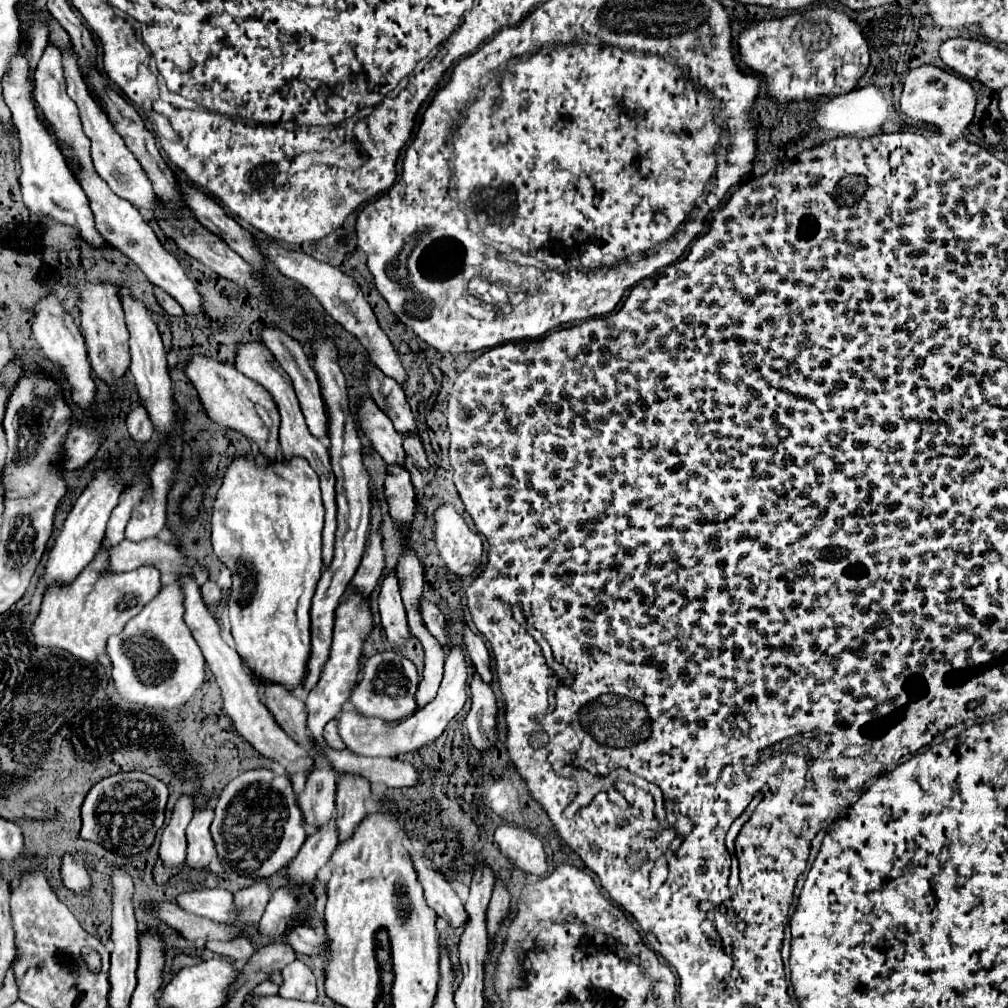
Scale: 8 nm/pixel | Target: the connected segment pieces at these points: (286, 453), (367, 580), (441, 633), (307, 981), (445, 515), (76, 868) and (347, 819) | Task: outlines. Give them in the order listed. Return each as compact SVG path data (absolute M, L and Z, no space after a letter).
M246 342L238 346L238 356L236 356L236 368L238 372L242 372L244 376L252 378L254 382L258 382L262 388L266 388L280 412L280 450L282 450L282 458L288 462L292 458L304 458L308 460L308 464L312 466L312 470L318 474L320 478L320 490L322 490L322 502L326 508L326 526L324 526L324 540L322 540L322 556L324 556L324 566L328 568L332 564L334 558L334 534L336 534L336 500L334 500L334 472L332 472L332 464L330 464L330 454L328 454L328 446L320 440L316 440L310 432L308 426L304 422L304 416L300 412L298 406L298 398L294 394L292 388L292 380L288 380L288 376L284 376L284 372L280 372L280 366L276 366L276 360L272 356L272 352L268 352L268 348L262 342Z
M374 504L372 508L372 532L368 538L368 546L366 546L366 554L352 578L352 584L356 588L360 588L360 592L364 592L366 596L370 596L376 588L376 582L384 570L384 552L382 552L382 534L378 532L378 524L380 524L380 508L378 504Z
M422 598L422 600L418 602L418 612L420 612L422 622L424 622L424 626L428 628L428 632L440 642L440 646L442 646L444 650L448 650L450 638L446 636L446 630L444 630L444 616L442 616L440 610L436 608L436 604L432 604L430 600Z
M294 960L282 972L280 996L283 998L296 998L296 1000L316 1000L316 978L306 964Z
M440 504L436 510L434 510L434 542L436 542L436 548L440 552L440 558L444 560L446 568L458 576L466 576L466 574L472 574L476 570L476 566L480 564L480 558L482 558L482 540L478 534L474 534L464 518L454 510L452 504Z
M64 856L62 860L62 878L64 878L64 884L76 894L84 894L90 886L90 878L84 864L76 862L76 858L72 856Z
M342 776L336 790L336 826L338 840L348 840L364 820L364 800L370 796L370 782L360 776Z

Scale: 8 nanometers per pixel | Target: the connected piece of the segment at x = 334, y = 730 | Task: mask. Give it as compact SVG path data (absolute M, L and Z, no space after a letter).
M330 720L328 724L326 724L326 728L324 728L324 740L326 740L326 744L328 746L332 746L332 748L346 748L346 744L340 740L340 736L338 736L338 722L336 720Z

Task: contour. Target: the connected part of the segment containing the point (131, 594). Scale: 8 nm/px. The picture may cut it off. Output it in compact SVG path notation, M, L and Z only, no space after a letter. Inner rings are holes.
M102 540L102 546L96 553L90 566L86 566L78 578L66 586L52 586L42 600L40 616L32 626L34 642L50 650L66 650L78 660L88 664L98 662L106 654L106 642L112 634L124 630L130 618L134 618L150 600L160 592L160 572L150 566L142 566L132 572L116 574L106 572L108 552Z

